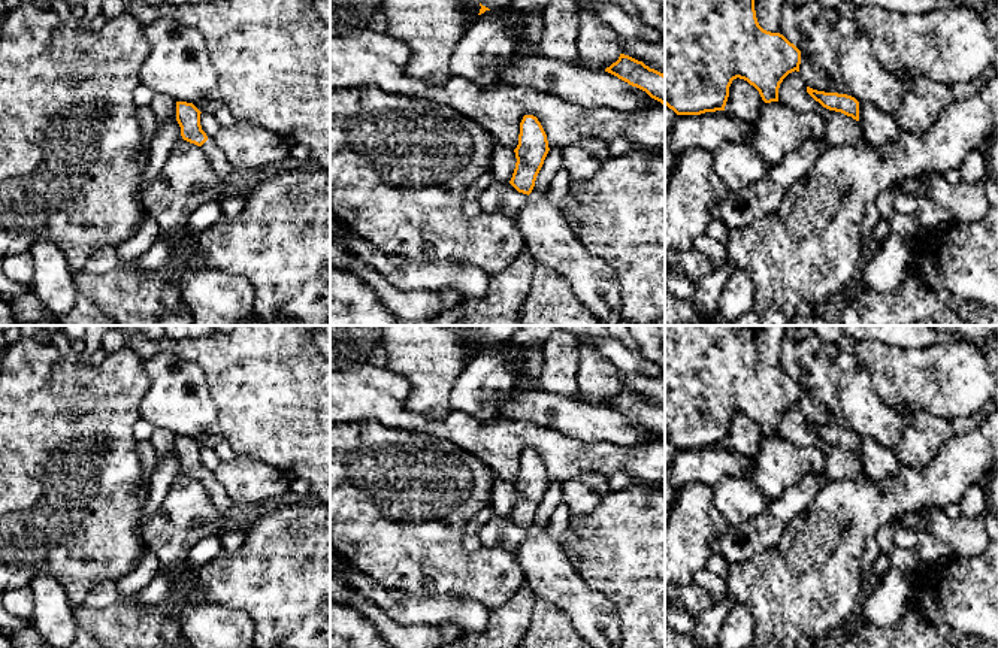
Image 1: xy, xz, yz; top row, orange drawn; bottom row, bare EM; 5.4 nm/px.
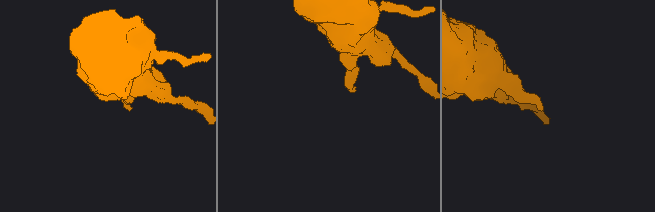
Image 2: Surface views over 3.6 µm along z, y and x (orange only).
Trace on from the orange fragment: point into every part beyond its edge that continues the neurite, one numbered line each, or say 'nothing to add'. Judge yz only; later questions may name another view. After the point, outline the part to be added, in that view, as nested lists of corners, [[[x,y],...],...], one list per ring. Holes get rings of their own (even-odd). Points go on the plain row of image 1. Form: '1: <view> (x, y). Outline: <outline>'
nothing to add

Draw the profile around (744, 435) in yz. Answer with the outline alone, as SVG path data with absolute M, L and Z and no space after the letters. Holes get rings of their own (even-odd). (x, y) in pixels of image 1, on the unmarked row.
M734 414L729 421L729 432L725 445L740 457L753 458L759 452L759 443L763 434L759 426L744 414Z

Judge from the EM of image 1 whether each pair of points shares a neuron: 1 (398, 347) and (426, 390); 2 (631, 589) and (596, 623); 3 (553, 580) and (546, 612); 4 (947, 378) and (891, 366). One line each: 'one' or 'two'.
1: one
2: two
3: two
4: one

